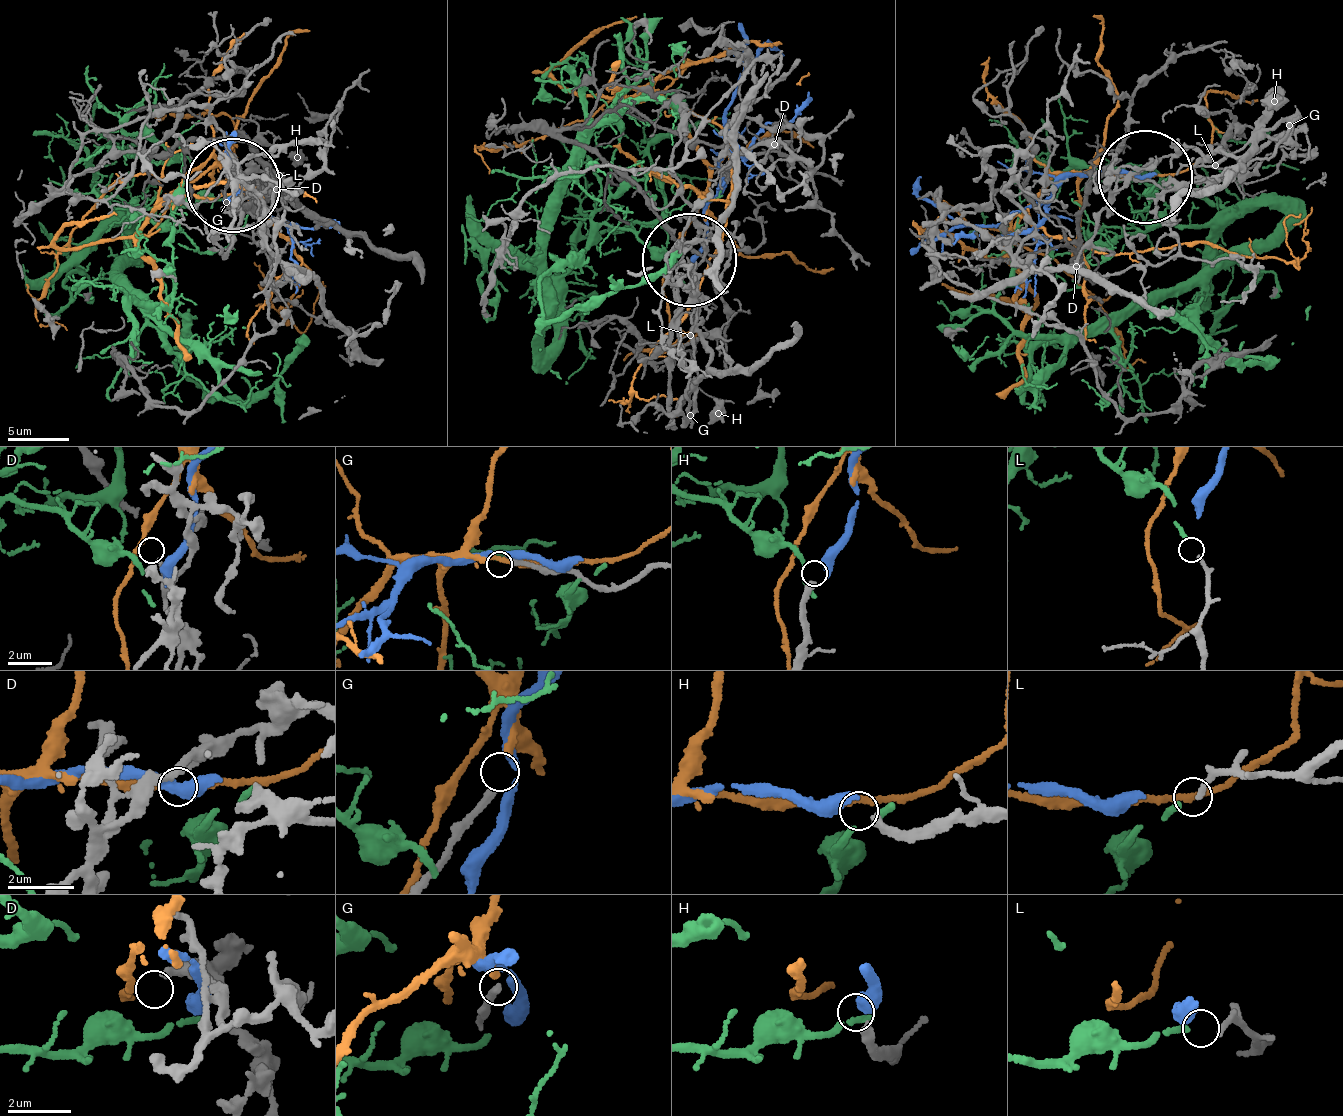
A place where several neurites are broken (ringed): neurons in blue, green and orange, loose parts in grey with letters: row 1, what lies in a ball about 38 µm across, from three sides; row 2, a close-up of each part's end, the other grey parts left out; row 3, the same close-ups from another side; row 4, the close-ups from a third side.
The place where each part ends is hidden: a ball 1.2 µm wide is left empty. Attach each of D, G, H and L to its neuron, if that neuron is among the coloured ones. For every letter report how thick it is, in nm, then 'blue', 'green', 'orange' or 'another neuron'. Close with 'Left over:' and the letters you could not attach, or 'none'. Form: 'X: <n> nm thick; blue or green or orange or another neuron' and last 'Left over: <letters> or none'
D: 220 nm thick; another neuron
G: 190 nm thick; orange
H: 240 nm thick; blue
L: 200 nm thick; green
Left over: D

